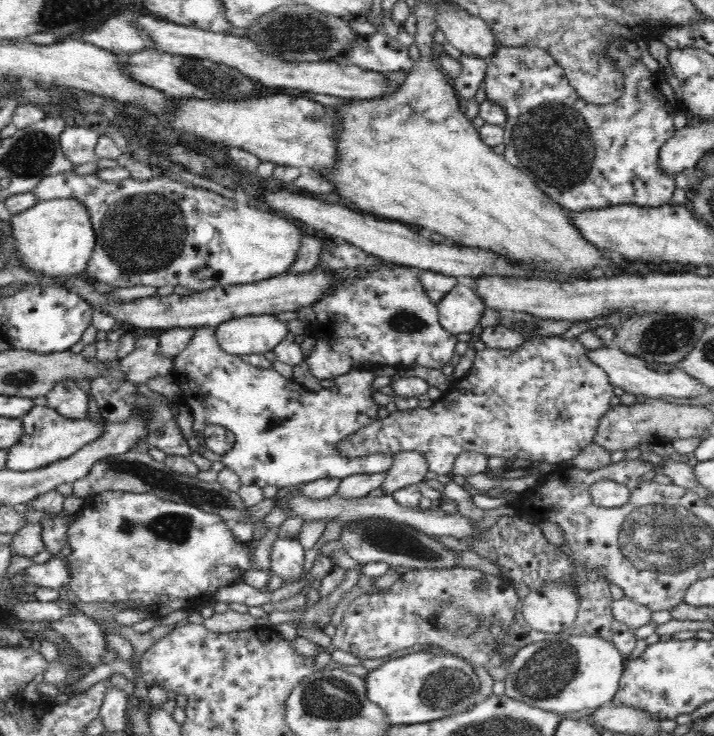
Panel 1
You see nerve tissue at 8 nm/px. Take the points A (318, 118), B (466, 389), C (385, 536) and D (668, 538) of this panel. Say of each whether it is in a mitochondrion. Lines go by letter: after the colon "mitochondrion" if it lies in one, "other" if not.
A: mitochondrion
B: other
C: mitochondrion
D: mitochondrion

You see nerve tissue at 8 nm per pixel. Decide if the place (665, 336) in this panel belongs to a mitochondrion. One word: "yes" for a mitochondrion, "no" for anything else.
yes

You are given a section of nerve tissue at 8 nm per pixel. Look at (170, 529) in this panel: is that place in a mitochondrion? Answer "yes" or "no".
yes

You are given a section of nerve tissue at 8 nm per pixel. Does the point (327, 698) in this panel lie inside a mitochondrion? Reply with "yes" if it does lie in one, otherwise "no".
yes

